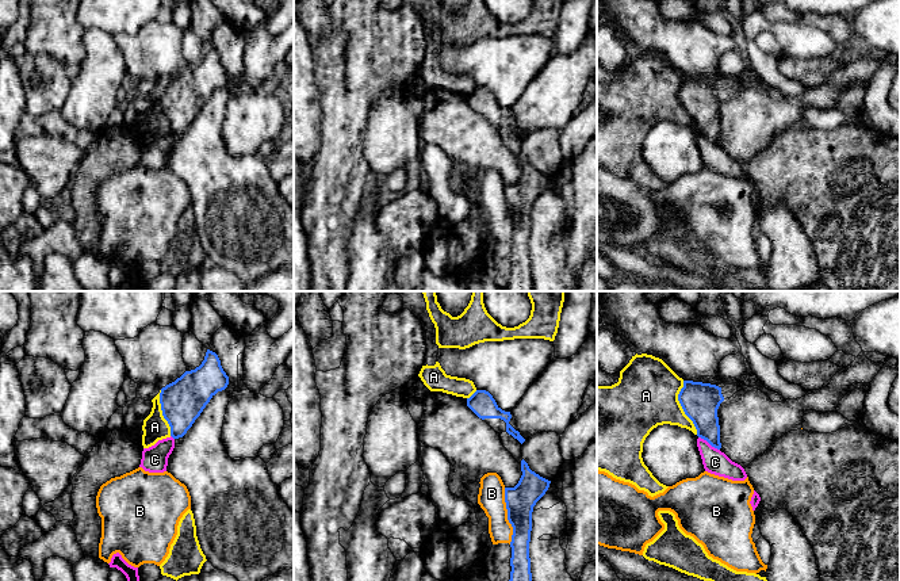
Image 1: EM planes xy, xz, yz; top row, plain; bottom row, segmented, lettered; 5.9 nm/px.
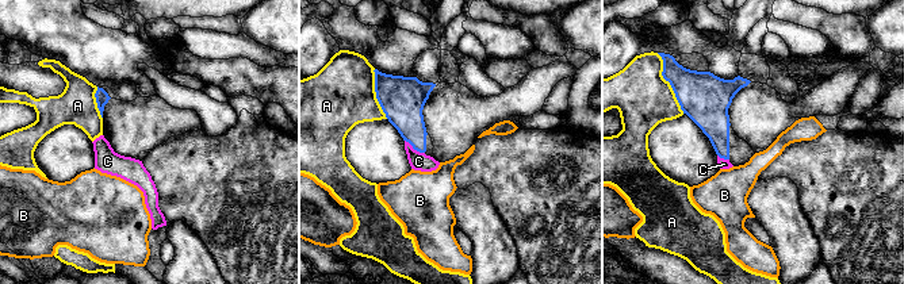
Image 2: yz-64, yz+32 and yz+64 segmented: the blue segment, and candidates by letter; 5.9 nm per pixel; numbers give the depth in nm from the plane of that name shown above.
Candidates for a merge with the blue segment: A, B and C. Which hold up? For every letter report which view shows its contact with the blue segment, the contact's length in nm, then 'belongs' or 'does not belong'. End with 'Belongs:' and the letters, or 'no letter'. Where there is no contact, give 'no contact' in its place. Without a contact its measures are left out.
A: contact in yz; length 340 nm; does not belong
B: contact in xz; length 340 nm; does not belong
C: contact in yz; length 150 nm; does not belong
Belongs: no letter

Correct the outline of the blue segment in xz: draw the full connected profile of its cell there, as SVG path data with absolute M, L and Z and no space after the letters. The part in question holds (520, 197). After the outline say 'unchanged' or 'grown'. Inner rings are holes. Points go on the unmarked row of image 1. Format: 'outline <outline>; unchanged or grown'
outline M521 157L522 172L514 184L505 184L508 217L513 223L510 276L506 291L533 291L531 270L529 238L532 228L532 209L536 199L545 191L551 177L532 168Z; unchanged

